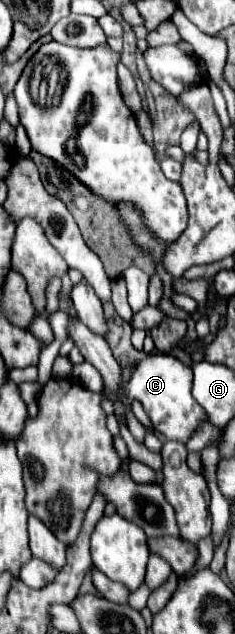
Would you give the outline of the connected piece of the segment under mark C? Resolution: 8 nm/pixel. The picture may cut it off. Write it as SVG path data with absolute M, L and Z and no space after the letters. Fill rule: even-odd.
M156 353L142 359L130 377L128 393L130 399L138 399L142 403L154 429L158 429L166 439L188 443L200 423L208 421L206 411L192 397L192 367L184 365L174 355Z

